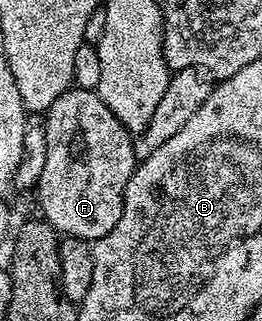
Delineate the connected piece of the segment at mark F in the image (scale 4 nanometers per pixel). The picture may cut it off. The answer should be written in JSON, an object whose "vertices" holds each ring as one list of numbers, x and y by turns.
{"vertices":[[74,86,46,113,46,152,38,176,41,215,59,235,95,242,118,224,124,192,137,166,135,141,94,90]]}

